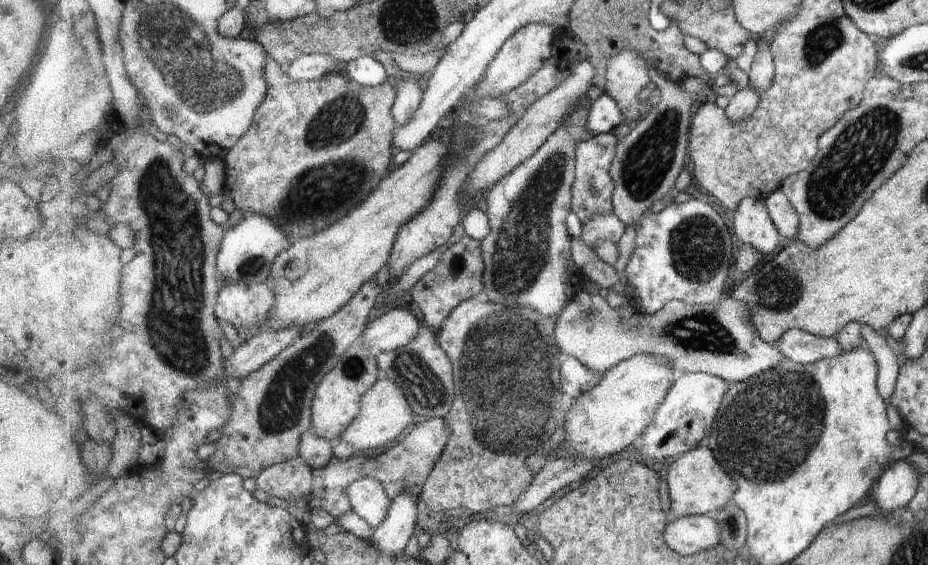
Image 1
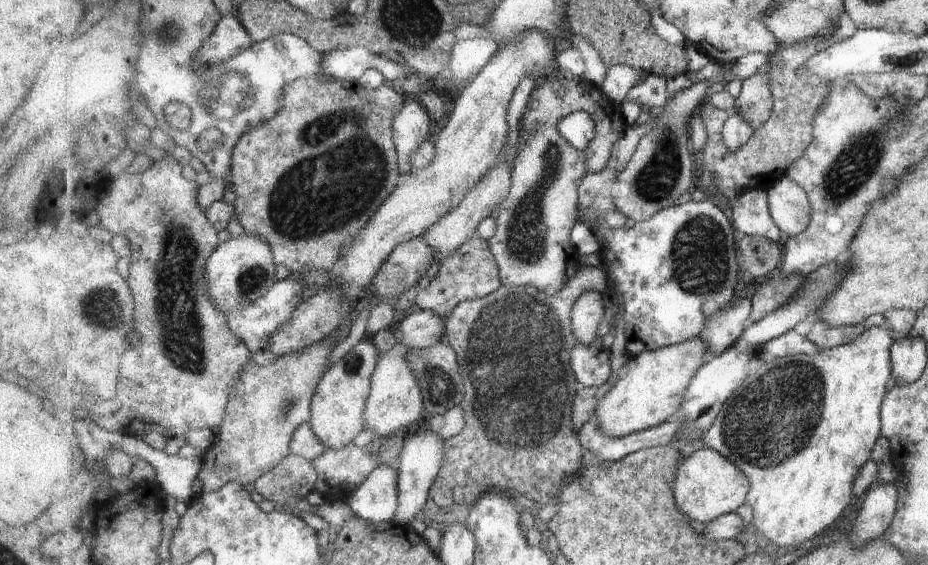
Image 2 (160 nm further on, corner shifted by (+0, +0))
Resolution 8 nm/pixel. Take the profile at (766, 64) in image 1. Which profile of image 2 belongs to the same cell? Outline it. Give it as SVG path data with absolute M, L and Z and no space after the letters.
M763 69L742 82L741 93L731 110L737 110L757 132L773 116L774 96L768 83L769 73Z

